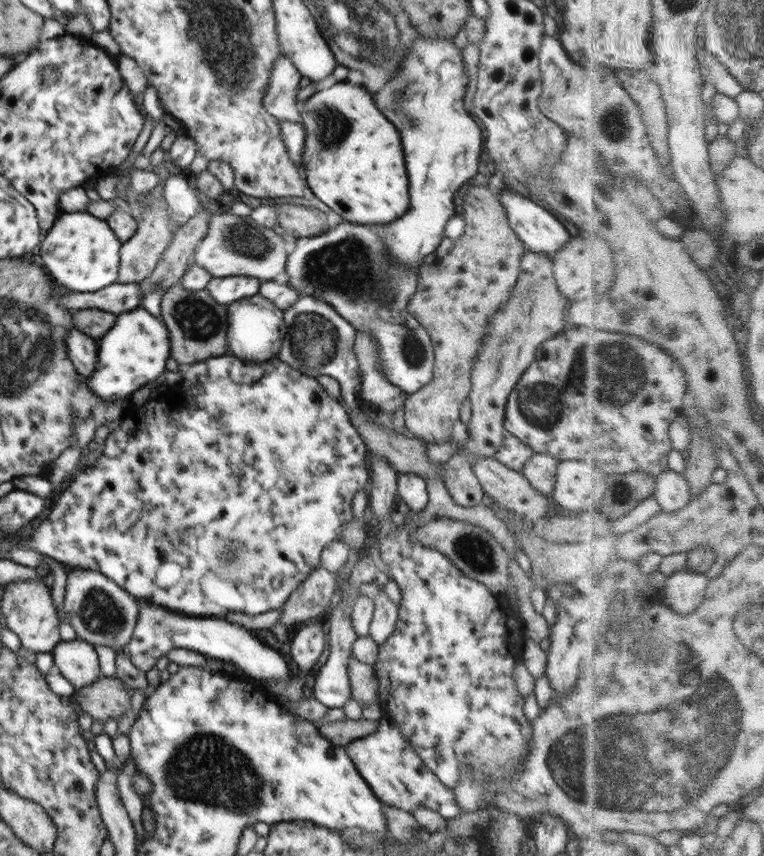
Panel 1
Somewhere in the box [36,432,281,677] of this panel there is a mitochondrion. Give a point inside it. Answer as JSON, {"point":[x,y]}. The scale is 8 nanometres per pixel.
{"point":[99,612]}

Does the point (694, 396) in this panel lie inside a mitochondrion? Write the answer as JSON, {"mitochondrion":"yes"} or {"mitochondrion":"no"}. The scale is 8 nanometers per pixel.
{"mitochondrion":"no"}

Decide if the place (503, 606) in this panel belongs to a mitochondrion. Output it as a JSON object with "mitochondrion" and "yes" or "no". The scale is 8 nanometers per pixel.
{"mitochondrion":"no"}

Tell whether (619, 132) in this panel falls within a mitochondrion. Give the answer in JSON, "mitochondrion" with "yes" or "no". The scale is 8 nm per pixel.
{"mitochondrion":"yes"}

